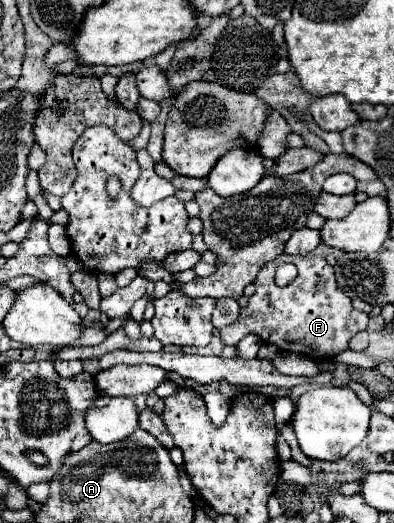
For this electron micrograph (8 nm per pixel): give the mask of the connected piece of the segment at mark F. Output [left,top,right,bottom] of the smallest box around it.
[221,254,369,360]

